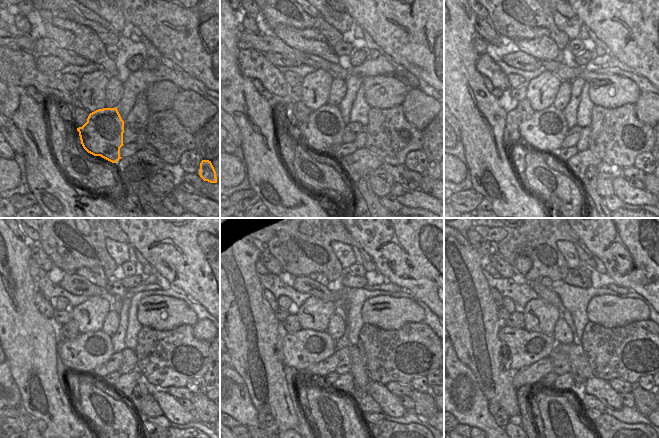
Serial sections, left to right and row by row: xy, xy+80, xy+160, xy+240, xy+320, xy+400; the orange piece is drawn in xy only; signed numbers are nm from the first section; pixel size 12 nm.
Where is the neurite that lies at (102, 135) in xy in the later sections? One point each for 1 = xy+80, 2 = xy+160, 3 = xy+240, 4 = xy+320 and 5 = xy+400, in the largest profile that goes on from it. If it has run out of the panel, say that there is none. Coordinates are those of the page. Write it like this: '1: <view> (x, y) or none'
1: xy+80 (322, 131)
2: xy+160 (545, 131)
3: xy+240 (87, 351)
4: xy+320 (305, 348)
5: xy+400 (526, 348)

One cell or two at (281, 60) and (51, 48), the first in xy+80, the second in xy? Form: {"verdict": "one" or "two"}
{"verdict": "two"}

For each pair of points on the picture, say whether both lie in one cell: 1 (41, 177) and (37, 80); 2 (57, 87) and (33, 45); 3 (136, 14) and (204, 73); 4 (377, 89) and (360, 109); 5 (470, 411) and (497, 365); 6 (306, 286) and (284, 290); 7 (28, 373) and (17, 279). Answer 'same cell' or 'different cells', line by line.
1: different cells
2: different cells
3: same cell
4: different cells
5: different cells
6: different cells
7: same cell

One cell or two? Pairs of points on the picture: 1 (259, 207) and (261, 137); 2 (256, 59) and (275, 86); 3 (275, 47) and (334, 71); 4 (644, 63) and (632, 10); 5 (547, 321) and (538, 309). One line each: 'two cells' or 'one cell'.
1: two cells
2: one cell
3: one cell
4: one cell
5: one cell

